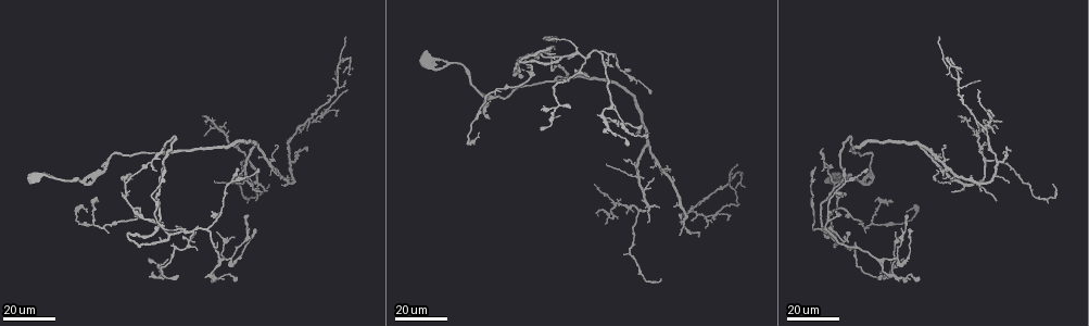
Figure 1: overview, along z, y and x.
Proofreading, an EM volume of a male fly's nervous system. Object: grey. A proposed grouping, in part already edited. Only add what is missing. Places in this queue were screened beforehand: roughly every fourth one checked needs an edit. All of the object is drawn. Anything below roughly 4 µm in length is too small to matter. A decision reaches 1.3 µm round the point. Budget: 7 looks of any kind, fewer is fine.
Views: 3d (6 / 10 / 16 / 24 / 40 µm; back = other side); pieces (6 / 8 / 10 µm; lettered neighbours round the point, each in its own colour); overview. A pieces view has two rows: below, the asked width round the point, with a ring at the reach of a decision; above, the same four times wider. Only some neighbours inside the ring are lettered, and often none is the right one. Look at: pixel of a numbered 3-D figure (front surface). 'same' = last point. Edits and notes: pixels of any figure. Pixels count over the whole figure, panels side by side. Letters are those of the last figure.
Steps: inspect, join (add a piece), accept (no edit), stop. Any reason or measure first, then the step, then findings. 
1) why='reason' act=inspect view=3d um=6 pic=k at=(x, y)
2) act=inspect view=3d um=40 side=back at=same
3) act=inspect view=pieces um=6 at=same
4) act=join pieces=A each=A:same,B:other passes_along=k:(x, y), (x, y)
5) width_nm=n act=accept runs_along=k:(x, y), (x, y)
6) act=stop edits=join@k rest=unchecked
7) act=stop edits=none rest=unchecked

why='tapers out' act=inspect view=3d um=24 pic=1 at=(656, 208)

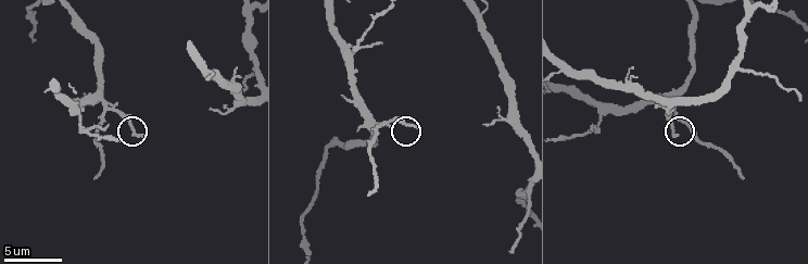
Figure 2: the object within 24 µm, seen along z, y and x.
why='what lies round it' act=inspect view=pieces um=6 pic=2 at=(144, 134)

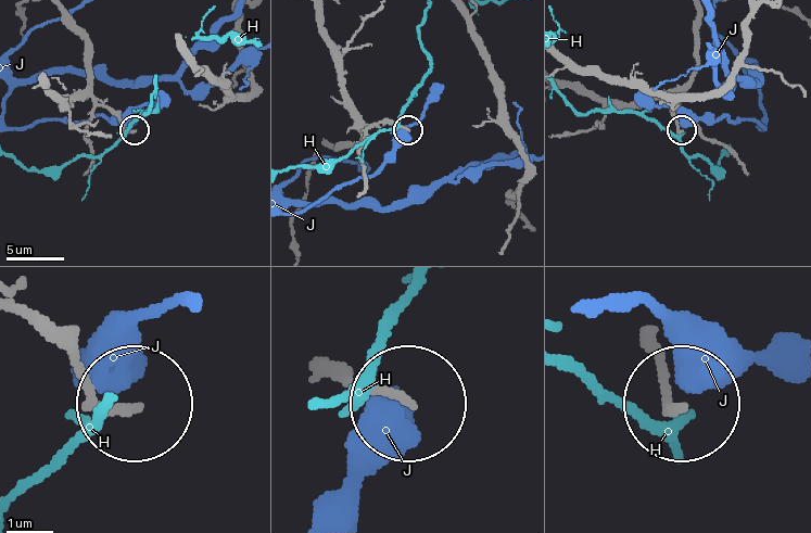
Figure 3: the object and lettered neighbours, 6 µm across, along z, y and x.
act=accept each=H:other,J:other runs_along=3:(21, 308), (91, 390), (134, 402) found='none of them fits'

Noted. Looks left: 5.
why='an open end' act=inspect view=3d um=24 pic=1 at=(744, 185)

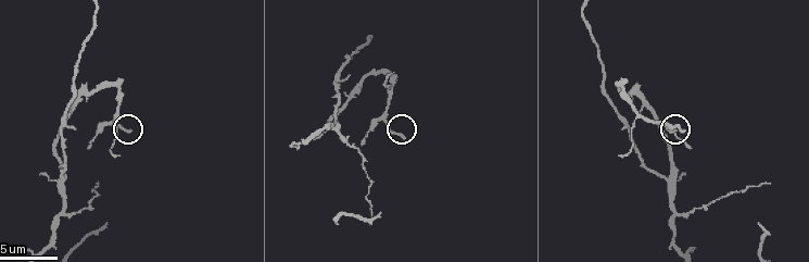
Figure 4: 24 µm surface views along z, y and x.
act=inspect view=pieces um=6 pic=4 at=(131, 132)

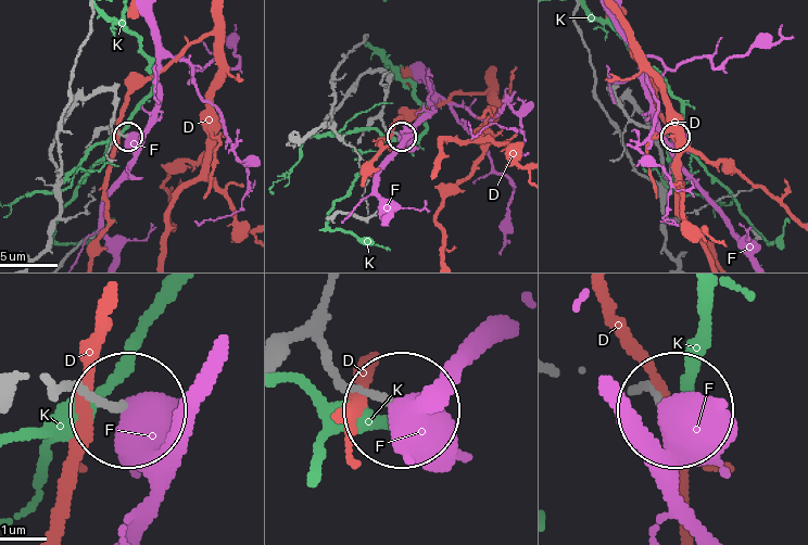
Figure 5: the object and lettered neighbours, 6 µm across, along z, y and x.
act=accept each=D:other,F:other,K:other found='none of them fits'

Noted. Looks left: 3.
why='an open end' act=inspect view=3d um=10 pic=2 at=(743, 179)

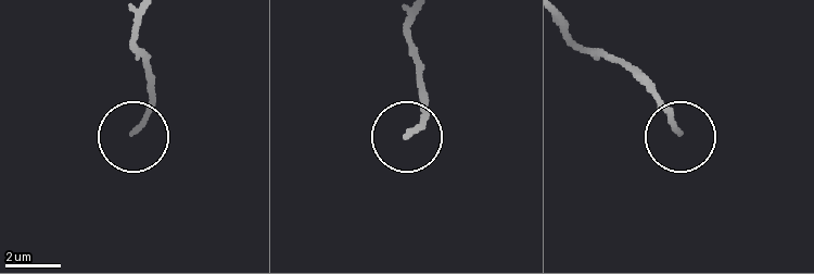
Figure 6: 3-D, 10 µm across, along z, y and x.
act=inspect view=pieces um=6 pic=6 at=(133, 132)

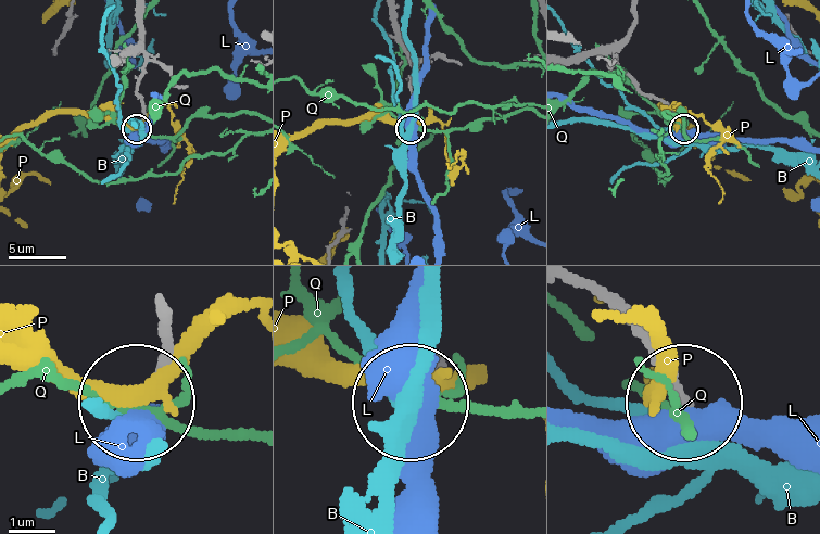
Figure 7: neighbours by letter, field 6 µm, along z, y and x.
act=accept each=B:other,L:other,P:other,Q:other found='none of them fits'

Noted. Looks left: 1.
act=stop edits=none rest=unchecked

